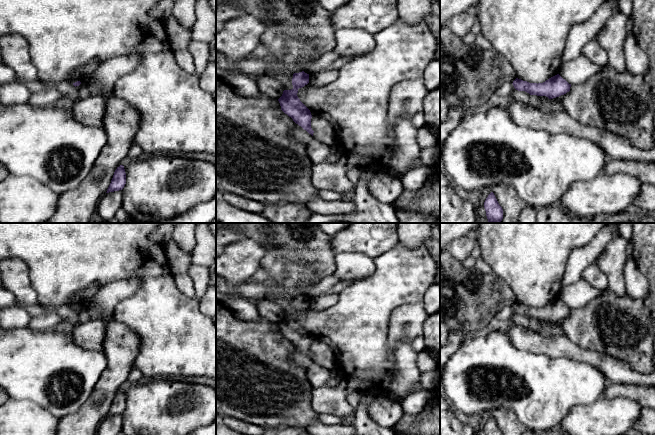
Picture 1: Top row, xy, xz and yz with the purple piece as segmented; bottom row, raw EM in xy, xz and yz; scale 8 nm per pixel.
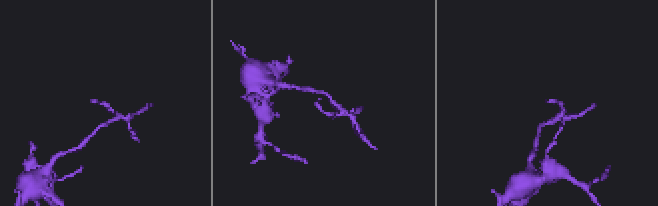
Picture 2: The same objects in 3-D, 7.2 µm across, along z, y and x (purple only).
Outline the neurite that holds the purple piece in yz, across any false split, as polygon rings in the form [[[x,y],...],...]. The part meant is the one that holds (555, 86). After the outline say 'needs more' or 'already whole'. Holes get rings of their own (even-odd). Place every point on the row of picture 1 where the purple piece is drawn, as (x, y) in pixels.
[[[559,74],[549,78],[543,83],[529,83],[516,78],[513,86],[518,91],[525,91],[530,95],[546,96],[549,99],[559,97],[570,91],[571,84]]]; already whole

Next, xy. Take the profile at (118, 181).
[[[120,165],[115,170],[113,178],[106,193],[122,190],[125,184],[126,184],[125,169],[123,165]]]; already whole

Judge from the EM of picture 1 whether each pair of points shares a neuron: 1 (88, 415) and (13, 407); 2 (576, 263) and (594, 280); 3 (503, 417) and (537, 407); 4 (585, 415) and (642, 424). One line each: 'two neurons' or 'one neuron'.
1: two neurons
2: two neurons
3: two neurons
4: two neurons

